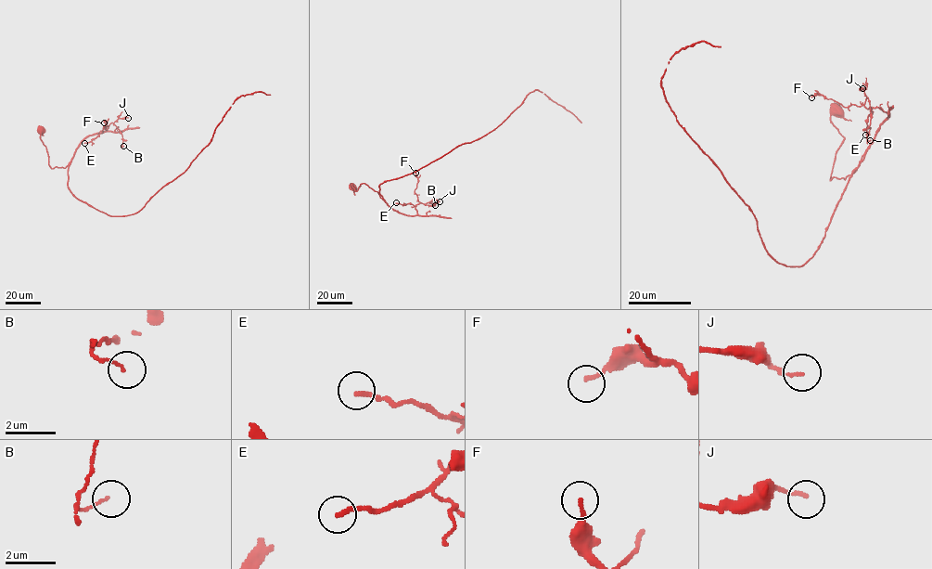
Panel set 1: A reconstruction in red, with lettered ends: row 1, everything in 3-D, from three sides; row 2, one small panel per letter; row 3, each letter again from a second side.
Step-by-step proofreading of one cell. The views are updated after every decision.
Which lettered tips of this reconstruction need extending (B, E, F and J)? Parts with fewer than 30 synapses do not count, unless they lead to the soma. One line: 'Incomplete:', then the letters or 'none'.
Incomplete: none

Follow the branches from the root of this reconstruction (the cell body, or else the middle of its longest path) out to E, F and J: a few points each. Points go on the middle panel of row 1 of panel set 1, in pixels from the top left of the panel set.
E: (352, 187), (356, 190), (365, 183), (391, 208), (408, 215), (417, 214), (413, 204), (396, 202)
F: (352, 187), (356, 190), (365, 183), (391, 208), (415, 215), (415, 205), (419, 202), (414, 192), (415, 173)
J: (352, 187), (356, 190), (365, 183), (391, 208), (408, 215), (417, 214), (415, 205), (420, 201), (440, 201)

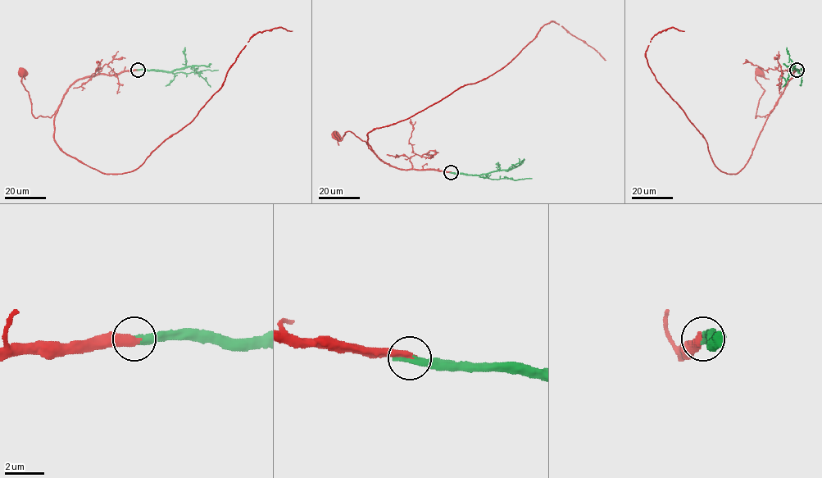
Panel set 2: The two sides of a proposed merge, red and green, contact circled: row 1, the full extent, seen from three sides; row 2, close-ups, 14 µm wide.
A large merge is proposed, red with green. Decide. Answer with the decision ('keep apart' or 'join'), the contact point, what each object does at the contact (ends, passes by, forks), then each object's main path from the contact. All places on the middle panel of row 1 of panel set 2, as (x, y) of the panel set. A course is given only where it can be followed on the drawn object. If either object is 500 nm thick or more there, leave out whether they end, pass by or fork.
join; place (451, 172); red ends; green ends; course red (451, 172), (399, 169), (382, 161), (364, 140), (350, 131), (345, 132), (339, 140), (335, 132), (335, 134); course green (451, 172), (487, 174), (506, 170), (524, 158)

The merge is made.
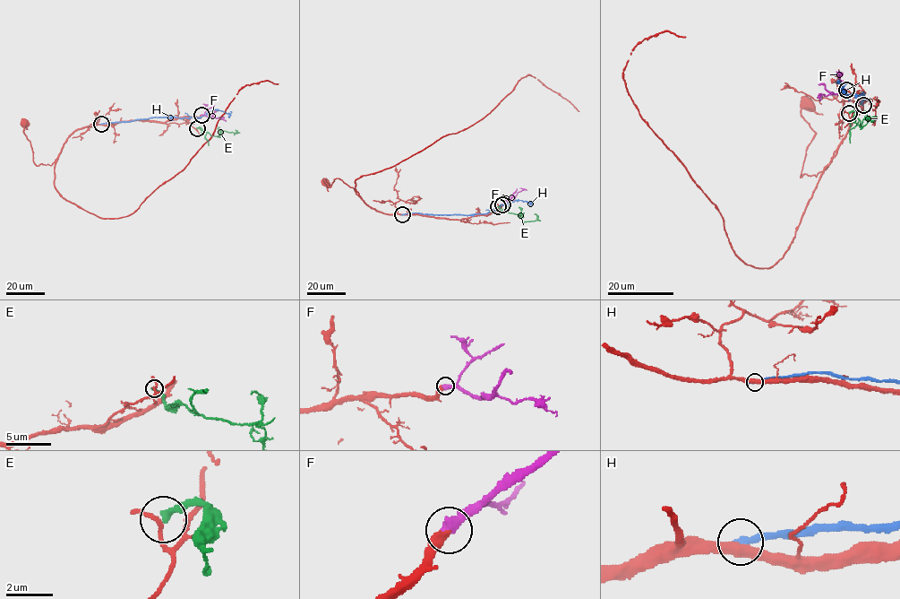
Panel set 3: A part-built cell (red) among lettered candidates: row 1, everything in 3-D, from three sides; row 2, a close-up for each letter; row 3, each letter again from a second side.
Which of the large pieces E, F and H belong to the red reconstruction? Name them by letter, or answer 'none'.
F

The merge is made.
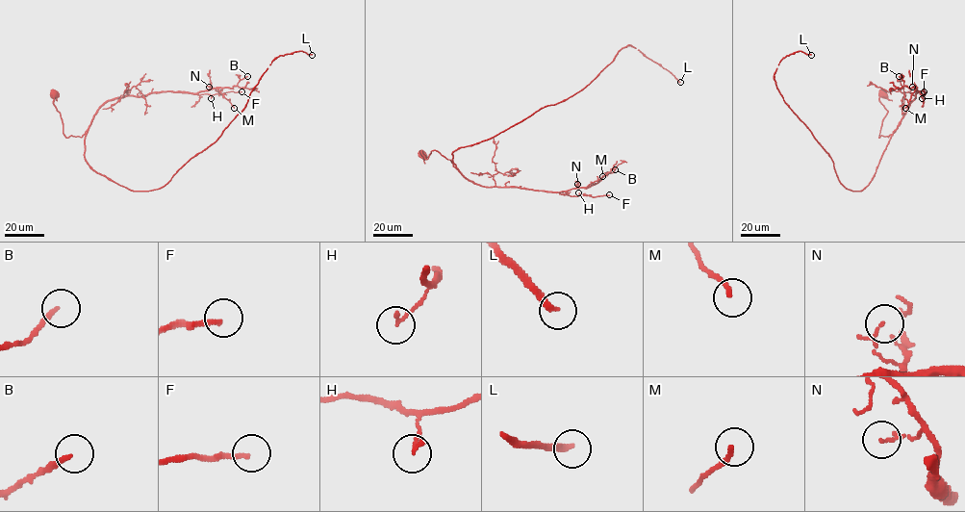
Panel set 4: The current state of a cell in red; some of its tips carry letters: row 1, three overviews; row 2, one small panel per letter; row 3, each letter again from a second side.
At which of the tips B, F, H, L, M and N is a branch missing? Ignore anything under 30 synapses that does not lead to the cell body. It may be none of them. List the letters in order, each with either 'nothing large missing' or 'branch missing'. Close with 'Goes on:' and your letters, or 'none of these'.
B: nothing large missing
F: nothing large missing
H: nothing large missing
L: branch missing
M: nothing large missing
N: nothing large missing
Goes on: L

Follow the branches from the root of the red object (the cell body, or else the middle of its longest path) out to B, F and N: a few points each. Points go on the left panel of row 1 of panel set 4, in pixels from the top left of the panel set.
B: (54, 93), (63, 135), (81, 137), (108, 101), (165, 91), (198, 93), (232, 88), (247, 76)
F: (54, 93), (68, 138), (81, 137), (97, 110), (115, 98), (165, 91), (241, 91)
N: (54, 93), (63, 135), (81, 137), (108, 101), (165, 91), (198, 93), (209, 87)

